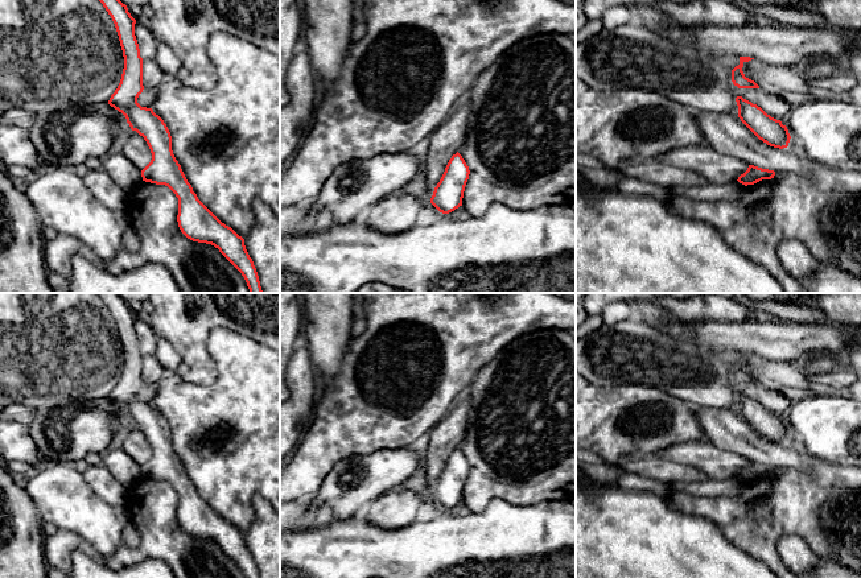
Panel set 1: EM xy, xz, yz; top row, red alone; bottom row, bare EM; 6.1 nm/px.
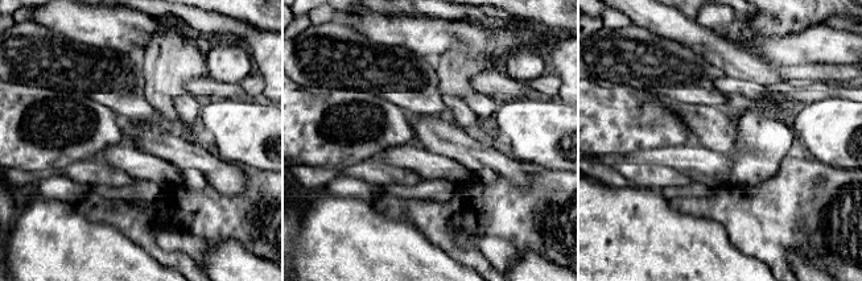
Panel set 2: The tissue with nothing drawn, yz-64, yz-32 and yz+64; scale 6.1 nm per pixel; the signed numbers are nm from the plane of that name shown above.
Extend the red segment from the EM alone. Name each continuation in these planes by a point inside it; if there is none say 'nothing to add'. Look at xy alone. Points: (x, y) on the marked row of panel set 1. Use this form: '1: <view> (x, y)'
nothing to add

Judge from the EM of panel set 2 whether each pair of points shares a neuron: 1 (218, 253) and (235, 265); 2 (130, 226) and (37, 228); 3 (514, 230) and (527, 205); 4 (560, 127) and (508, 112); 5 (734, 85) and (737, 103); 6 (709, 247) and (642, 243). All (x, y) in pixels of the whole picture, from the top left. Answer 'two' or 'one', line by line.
1: one
2: two
3: one
4: one
5: two
6: one

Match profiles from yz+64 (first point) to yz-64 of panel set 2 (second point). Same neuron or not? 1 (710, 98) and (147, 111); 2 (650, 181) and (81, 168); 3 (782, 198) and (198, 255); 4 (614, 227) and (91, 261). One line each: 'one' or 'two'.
1: one
2: one
3: two
4: one

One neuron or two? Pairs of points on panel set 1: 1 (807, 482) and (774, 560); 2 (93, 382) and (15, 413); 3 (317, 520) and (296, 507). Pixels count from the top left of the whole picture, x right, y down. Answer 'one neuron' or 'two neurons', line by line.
1: one neuron
2: two neurons
3: one neuron

